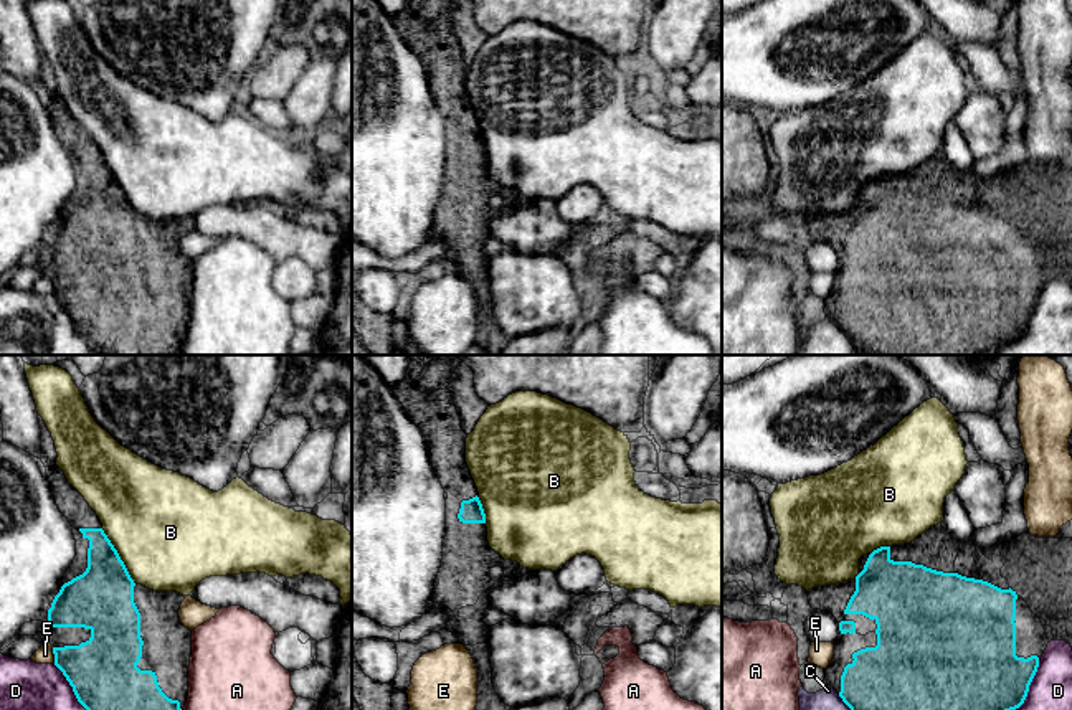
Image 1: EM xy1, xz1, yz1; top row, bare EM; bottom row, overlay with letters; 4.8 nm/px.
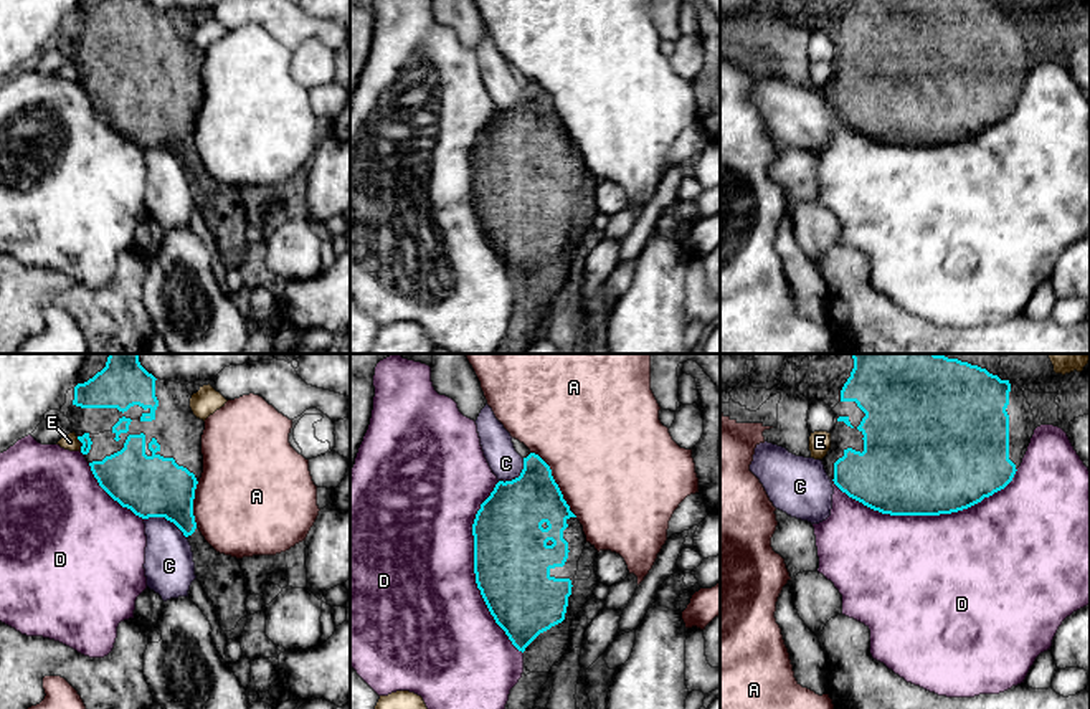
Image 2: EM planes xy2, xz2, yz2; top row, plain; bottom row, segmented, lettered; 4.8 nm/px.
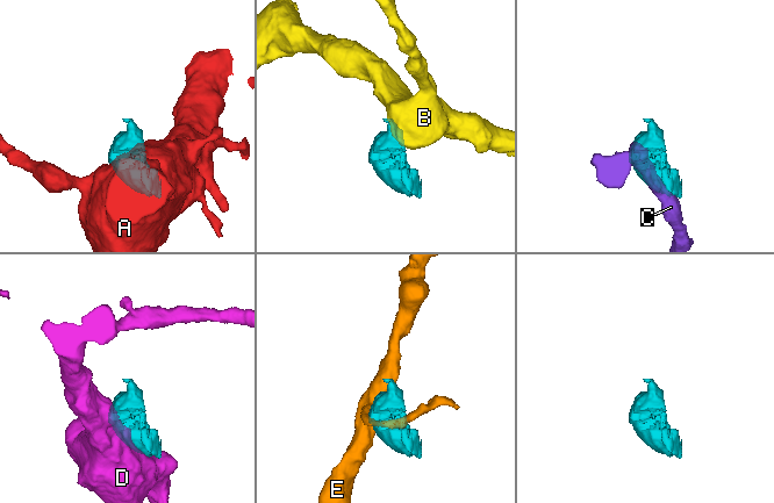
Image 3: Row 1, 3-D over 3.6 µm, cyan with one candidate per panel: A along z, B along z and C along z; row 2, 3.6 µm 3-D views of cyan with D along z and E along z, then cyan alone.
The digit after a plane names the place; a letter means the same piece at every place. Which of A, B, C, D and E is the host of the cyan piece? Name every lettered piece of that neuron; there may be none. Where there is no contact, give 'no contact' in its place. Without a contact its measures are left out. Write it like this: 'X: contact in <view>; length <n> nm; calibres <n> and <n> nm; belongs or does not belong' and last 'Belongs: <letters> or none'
A: contact in xz2; length 340 nm; calibres 300 and 480 nm; does not belong
B: contact in xy1; length 320 nm; calibres 300 and 500 nm; does not belong
C: contact in xy2; length 220 nm; calibres 300 and 240 nm; does not belong
D: contact in yz2; length 900 nm; calibres 500 and 500 nm; does not belong
E: contact in xy1; length 80 nm; calibres 340 and 80 nm; does not belong
Belongs: none

